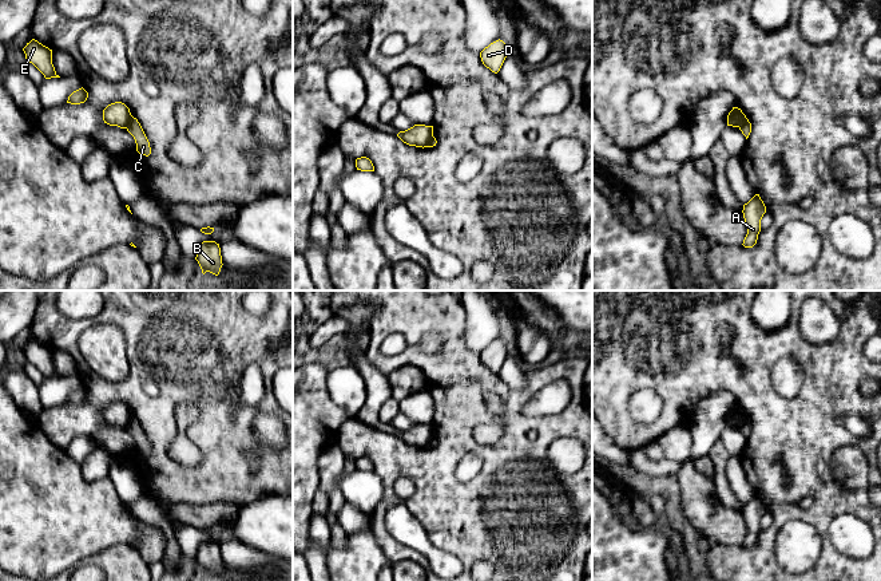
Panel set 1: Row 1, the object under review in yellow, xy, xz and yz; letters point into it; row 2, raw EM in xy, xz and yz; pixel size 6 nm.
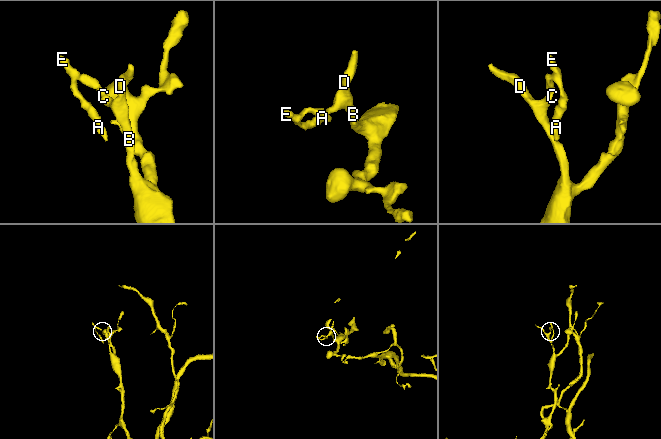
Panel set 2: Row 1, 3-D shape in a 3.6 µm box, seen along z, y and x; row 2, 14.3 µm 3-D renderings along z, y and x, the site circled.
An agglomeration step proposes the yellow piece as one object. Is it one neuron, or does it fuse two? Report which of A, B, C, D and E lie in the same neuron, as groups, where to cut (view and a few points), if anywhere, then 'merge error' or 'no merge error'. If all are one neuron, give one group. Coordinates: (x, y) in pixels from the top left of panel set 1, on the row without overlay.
A E / B C D; cut in xy along (131, 415), (126, 427); merge error

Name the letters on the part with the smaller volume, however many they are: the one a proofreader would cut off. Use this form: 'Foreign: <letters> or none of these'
Foreign: A, E

